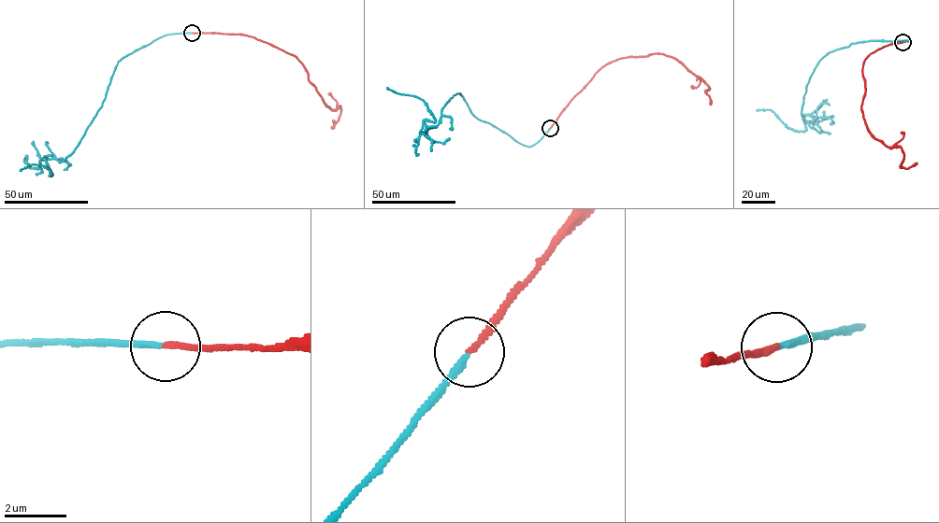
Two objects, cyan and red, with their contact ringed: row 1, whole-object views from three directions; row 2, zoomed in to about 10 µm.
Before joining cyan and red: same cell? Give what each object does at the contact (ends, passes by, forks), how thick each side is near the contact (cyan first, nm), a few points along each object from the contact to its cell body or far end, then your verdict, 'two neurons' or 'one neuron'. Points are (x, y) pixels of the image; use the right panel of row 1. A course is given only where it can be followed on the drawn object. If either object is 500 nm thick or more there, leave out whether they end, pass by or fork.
cyan ends | red ends | 190/180 nm | cyan via (902, 42), (823, 57), (806, 87), (801, 113), (814, 119), (804, 130), (757, 110) | red via (902, 42), (877, 49), (865, 60), (861, 108), (868, 132), (886, 146), (901, 148), (902, 166), (917, 162) | one neuron

